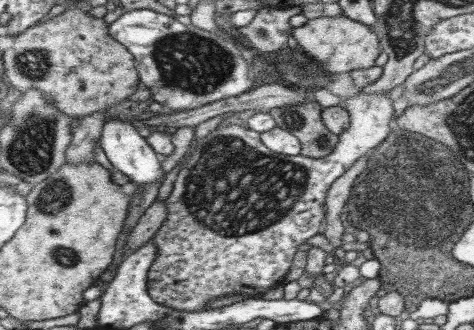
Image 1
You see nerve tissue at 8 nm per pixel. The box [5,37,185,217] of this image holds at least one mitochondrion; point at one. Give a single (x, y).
(32, 66)

